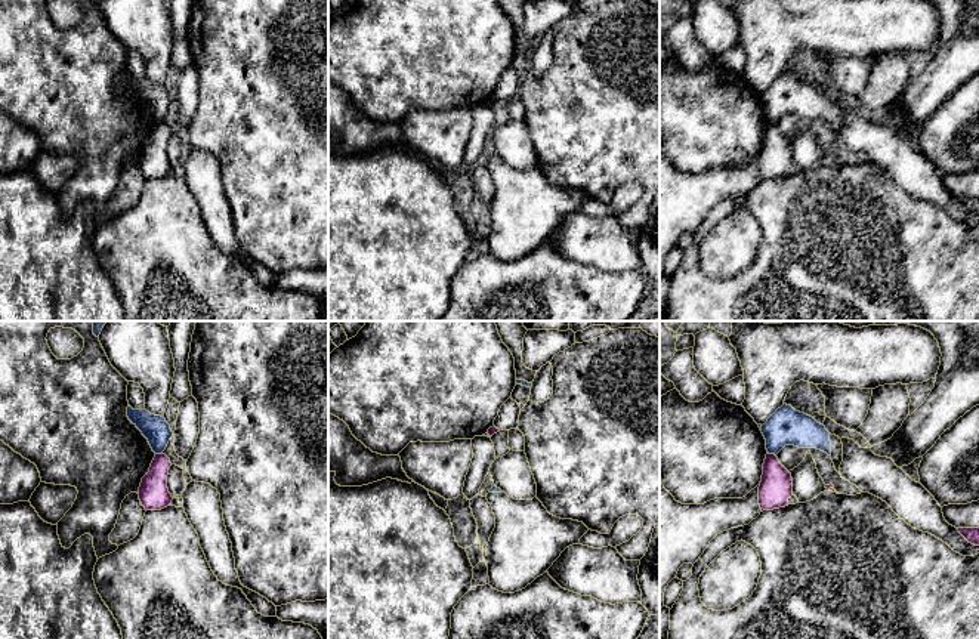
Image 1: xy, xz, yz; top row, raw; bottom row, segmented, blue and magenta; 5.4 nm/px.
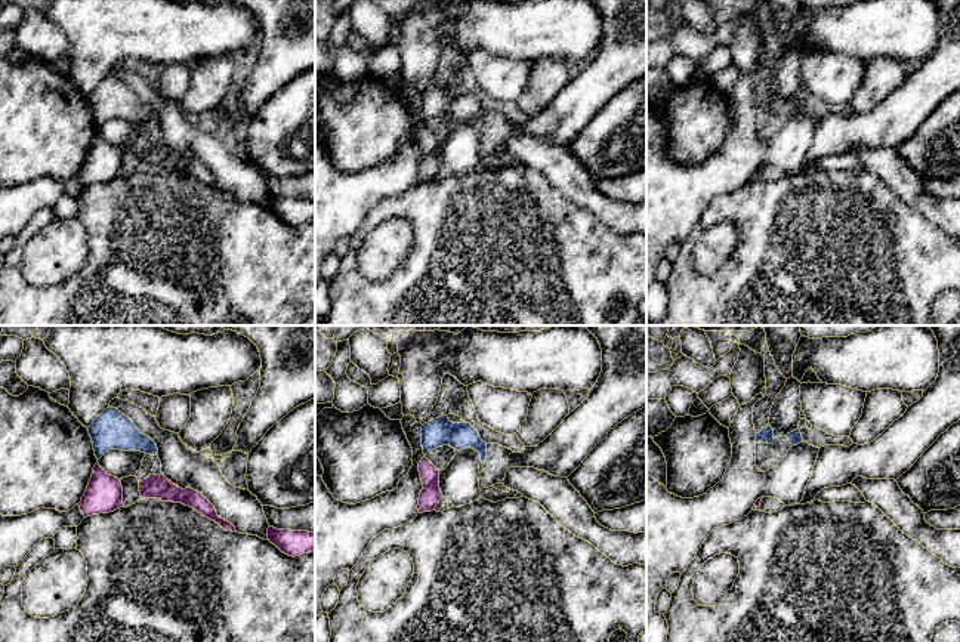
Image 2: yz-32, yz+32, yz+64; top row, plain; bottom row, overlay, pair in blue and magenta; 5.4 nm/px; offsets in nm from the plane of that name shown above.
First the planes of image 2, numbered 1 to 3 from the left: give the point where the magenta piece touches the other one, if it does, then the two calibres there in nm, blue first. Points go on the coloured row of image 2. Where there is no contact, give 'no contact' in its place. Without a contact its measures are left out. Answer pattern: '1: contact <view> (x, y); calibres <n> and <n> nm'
1: no contact
2: no contact
3: no contact

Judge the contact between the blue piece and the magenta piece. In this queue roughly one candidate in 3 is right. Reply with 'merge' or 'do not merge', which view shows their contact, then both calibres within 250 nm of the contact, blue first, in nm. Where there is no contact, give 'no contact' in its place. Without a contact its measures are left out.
do not merge; contact in yz; calibres 200 and 180 nm

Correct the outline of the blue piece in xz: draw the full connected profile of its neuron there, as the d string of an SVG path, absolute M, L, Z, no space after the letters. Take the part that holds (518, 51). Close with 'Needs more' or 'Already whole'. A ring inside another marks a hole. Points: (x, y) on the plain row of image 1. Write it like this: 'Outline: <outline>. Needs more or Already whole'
Outline: M498 0L498 3L515 27L516 53L531 56L537 40L526 37L522 31L526 0Z. Needs more

